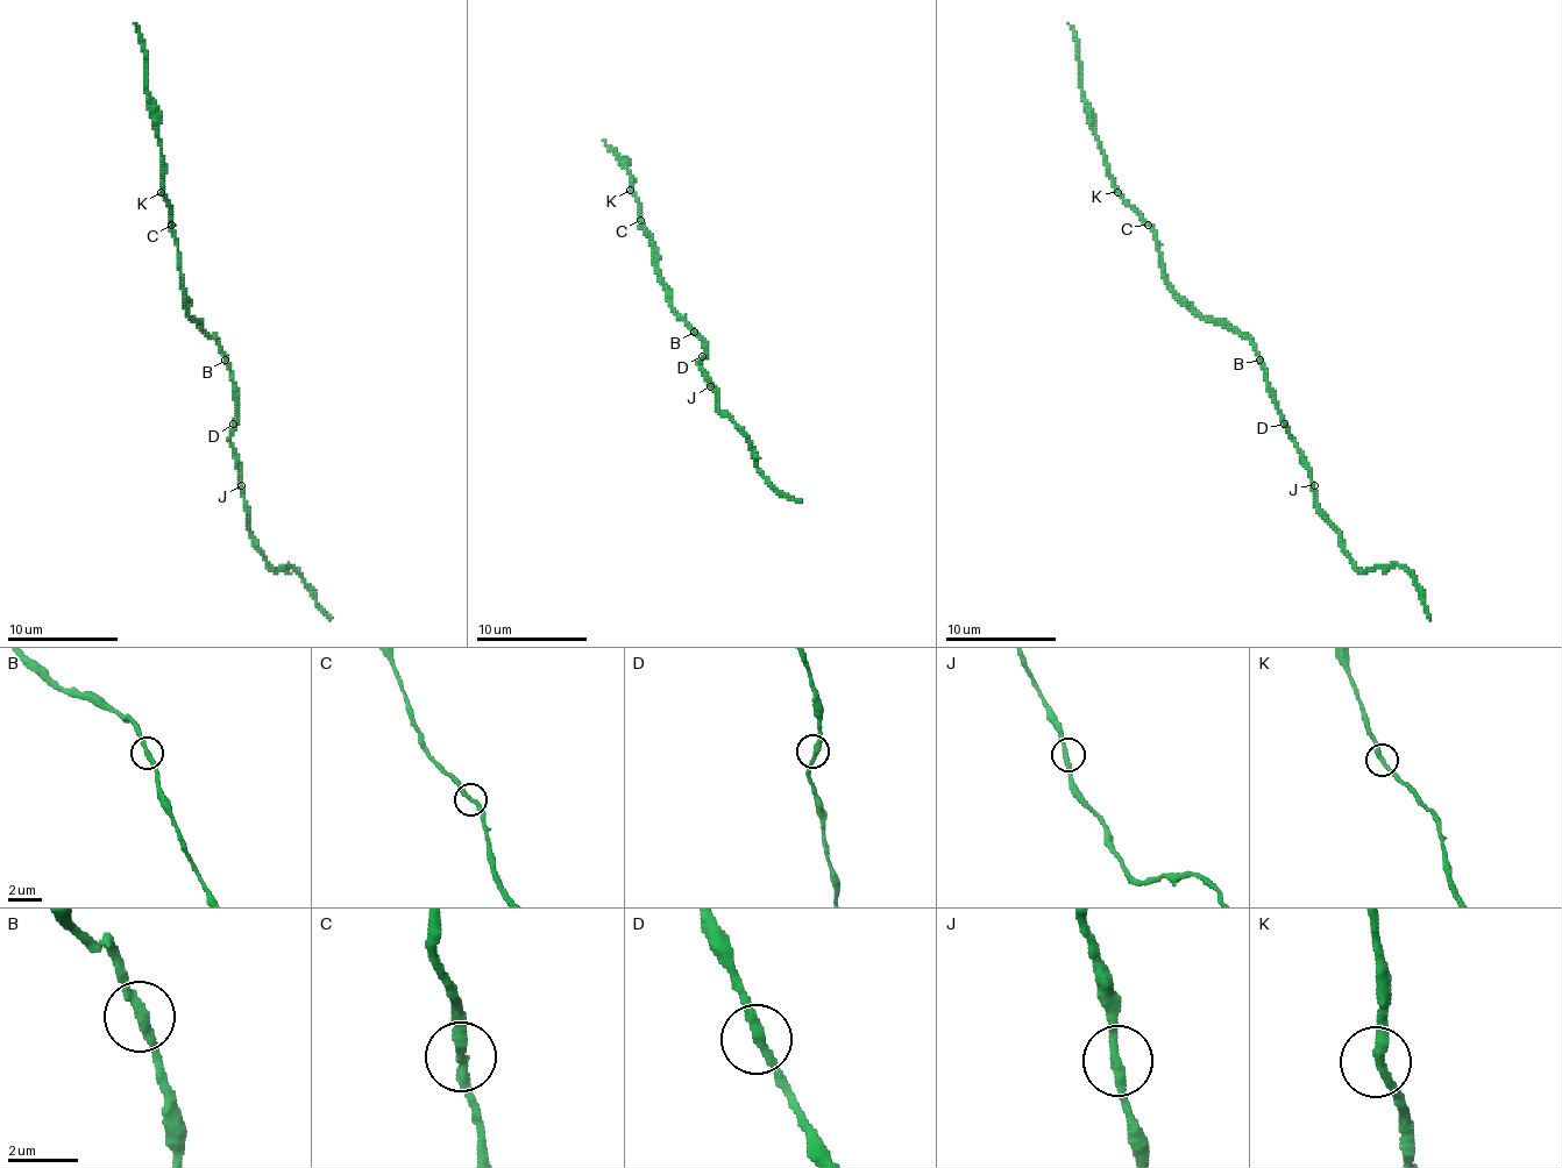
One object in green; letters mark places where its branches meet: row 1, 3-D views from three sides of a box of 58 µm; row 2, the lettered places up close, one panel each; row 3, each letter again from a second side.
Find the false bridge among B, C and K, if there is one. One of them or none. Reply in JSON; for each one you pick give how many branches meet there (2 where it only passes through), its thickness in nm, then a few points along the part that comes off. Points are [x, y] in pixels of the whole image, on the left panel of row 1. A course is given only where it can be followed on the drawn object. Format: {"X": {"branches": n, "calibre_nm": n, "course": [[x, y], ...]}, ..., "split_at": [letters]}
{"split_at": []}

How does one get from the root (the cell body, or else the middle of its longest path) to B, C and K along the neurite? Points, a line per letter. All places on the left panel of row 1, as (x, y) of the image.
B: (213, 339), (225, 361)
C: (213, 339), (189, 313), (189, 297), (180, 280), (177, 242), (172, 225)
K: (213, 339), (189, 313), (189, 297), (180, 280), (177, 242), (172, 230), (172, 206), (161, 192)

